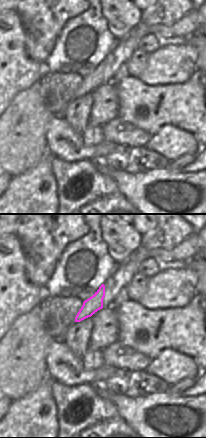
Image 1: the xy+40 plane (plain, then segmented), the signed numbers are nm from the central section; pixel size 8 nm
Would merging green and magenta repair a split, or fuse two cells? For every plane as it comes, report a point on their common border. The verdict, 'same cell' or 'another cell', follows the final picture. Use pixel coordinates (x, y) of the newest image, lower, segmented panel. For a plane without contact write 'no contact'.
no contact

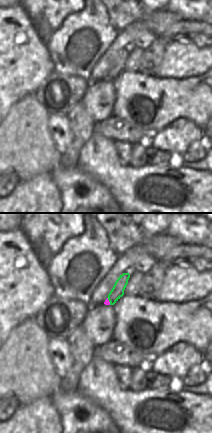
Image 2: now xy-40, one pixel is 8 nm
contact (109, 301)

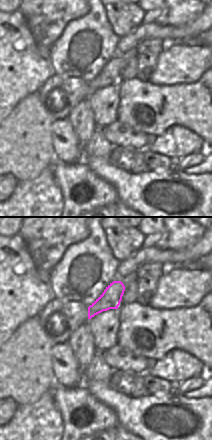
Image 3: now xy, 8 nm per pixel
no contact

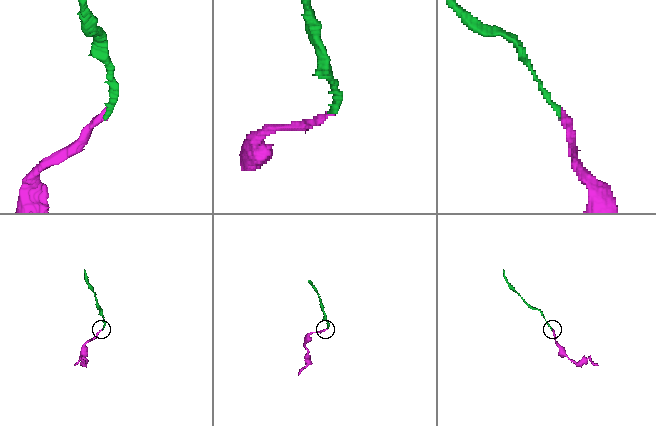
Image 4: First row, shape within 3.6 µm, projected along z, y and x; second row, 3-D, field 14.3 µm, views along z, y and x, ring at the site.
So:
same cell

